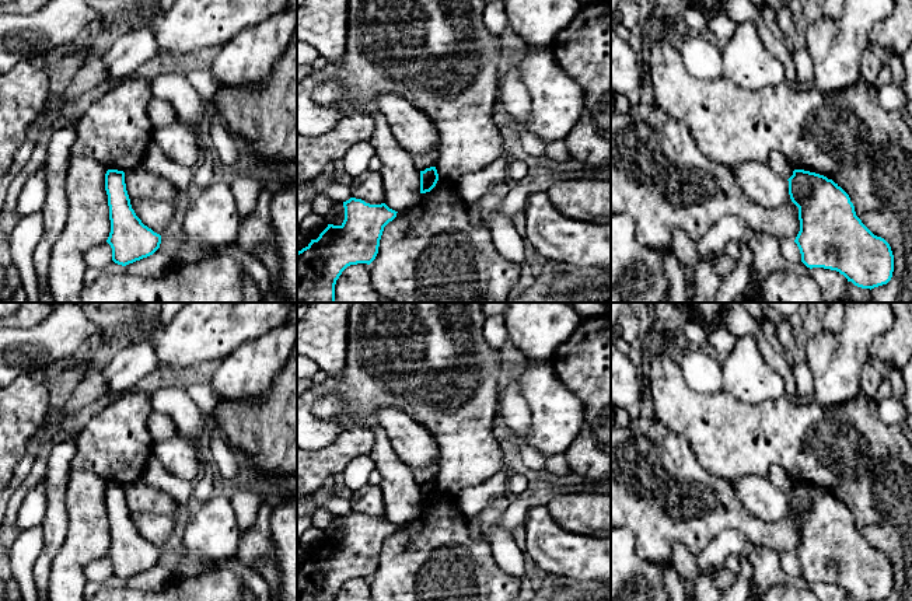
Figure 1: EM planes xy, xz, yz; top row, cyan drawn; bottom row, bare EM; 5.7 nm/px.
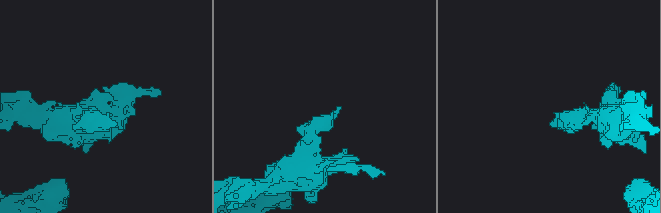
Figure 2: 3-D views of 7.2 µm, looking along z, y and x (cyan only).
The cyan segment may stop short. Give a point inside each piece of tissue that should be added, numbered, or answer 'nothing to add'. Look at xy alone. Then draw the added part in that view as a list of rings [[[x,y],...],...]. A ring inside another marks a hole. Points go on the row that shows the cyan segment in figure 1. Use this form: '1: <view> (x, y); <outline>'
nothing to add

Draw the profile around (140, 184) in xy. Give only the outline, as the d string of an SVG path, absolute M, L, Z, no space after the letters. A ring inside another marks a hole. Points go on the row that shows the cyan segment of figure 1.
M143 164L125 171L125 184L130 200L174 200L178 195L172 184L156 177Z

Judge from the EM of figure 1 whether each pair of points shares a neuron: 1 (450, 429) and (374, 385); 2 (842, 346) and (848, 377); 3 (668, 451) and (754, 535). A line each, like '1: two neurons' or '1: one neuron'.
1: one neuron
2: one neuron
3: one neuron

